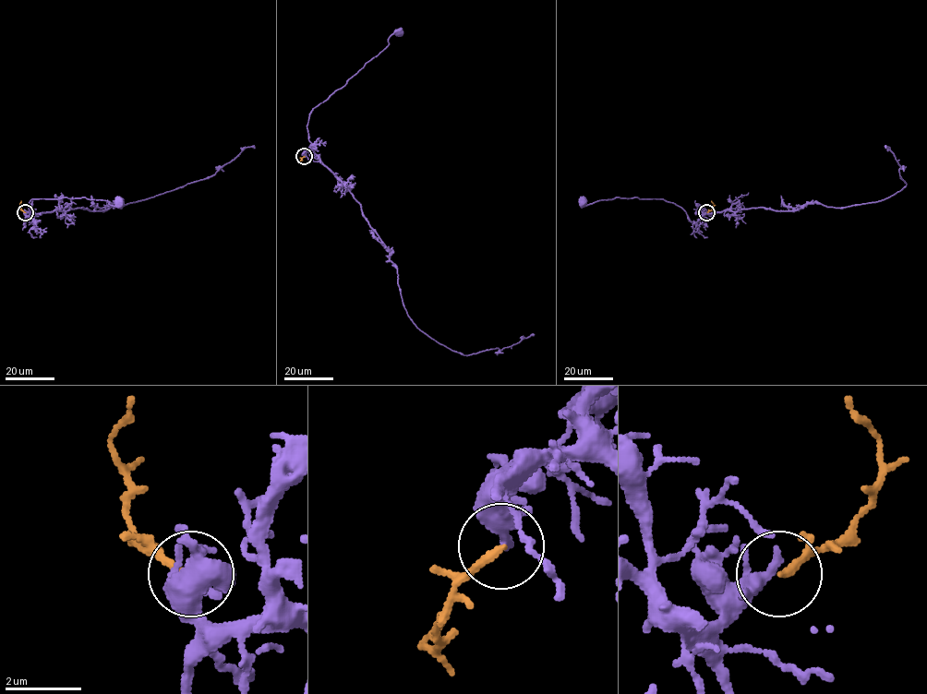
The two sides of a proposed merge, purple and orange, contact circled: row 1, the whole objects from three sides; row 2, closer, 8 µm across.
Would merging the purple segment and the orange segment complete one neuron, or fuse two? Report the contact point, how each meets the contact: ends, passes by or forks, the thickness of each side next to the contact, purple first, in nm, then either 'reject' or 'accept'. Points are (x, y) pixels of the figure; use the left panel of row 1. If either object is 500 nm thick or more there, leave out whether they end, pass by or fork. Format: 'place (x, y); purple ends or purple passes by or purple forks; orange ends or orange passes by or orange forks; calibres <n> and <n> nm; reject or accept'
place (25, 212); purple forks; orange ends; calibres 280 and 190 nm; accept

